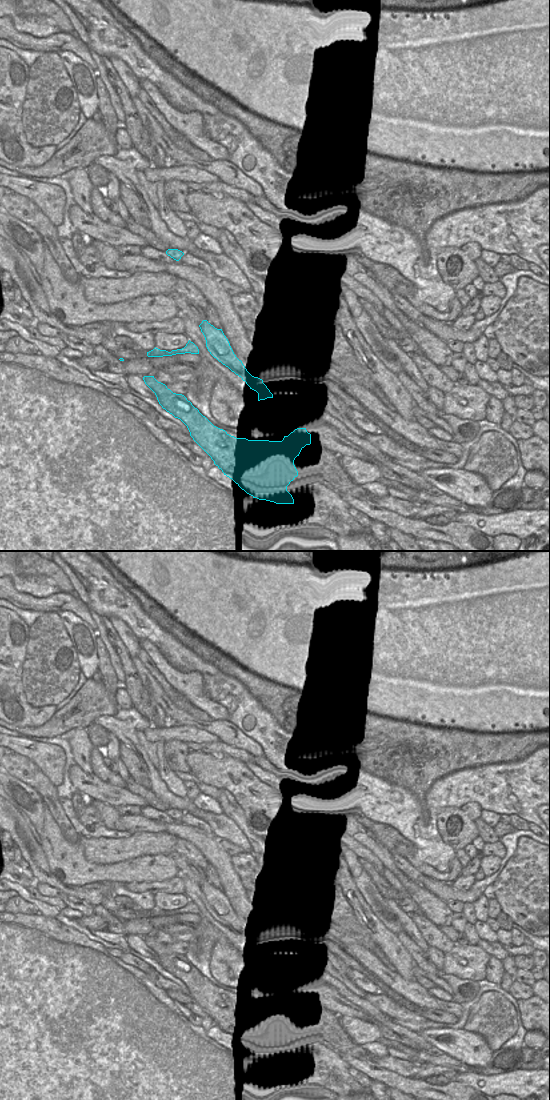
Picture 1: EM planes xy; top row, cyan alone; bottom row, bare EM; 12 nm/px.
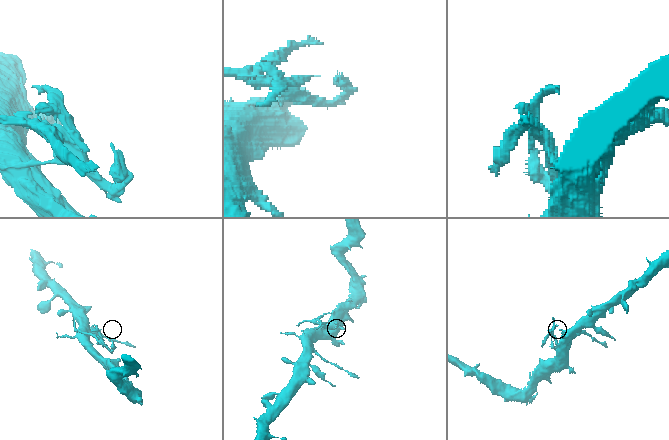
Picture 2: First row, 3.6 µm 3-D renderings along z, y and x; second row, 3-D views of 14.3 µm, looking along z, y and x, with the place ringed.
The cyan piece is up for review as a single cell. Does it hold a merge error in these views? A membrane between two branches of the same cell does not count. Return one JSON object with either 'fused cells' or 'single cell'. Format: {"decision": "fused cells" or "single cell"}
{"decision": "fused cells"}

